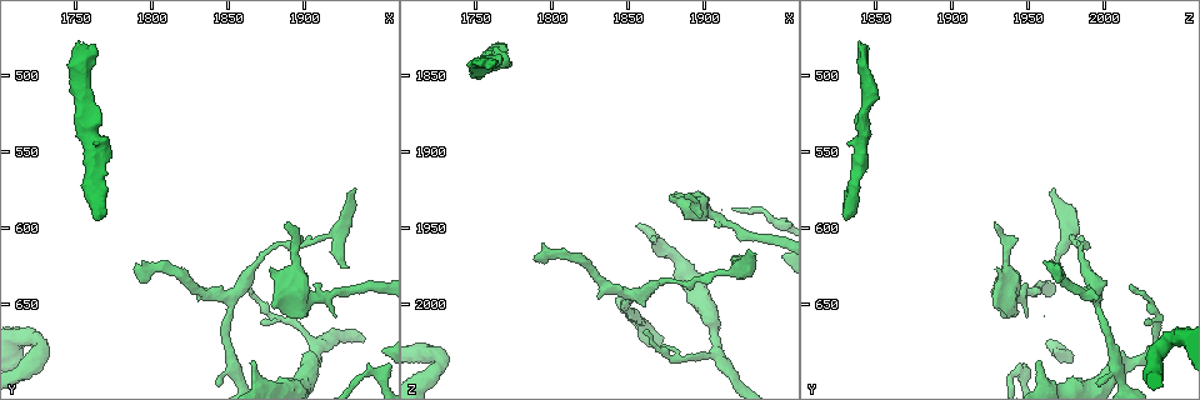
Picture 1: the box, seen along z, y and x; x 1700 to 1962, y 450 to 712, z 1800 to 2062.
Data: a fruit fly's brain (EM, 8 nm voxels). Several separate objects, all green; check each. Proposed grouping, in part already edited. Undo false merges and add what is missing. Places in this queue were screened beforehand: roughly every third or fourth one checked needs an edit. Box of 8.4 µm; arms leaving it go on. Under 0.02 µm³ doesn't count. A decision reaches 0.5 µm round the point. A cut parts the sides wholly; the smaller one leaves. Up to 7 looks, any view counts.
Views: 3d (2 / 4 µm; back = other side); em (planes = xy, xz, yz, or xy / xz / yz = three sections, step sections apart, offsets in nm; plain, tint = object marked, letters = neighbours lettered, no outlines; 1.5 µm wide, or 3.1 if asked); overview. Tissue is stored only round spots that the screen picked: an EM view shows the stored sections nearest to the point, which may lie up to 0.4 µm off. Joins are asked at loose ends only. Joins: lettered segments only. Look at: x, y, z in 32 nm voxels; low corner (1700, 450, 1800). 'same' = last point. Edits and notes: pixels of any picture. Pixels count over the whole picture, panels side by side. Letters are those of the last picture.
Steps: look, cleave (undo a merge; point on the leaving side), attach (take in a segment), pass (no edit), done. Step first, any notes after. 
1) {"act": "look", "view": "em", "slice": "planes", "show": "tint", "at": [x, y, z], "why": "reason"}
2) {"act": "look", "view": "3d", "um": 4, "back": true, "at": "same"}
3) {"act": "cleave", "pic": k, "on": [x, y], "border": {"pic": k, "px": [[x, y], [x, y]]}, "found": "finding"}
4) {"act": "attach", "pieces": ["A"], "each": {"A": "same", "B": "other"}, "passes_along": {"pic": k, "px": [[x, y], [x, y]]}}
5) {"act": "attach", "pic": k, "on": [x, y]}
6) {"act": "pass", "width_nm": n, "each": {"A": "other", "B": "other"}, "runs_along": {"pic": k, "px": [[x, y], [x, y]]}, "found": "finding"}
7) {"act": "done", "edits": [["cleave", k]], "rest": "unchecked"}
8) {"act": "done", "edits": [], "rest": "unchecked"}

{"act": "look", "view": "3d", "um": 2, "at": [1764, 594, 1832], "why": "an open end"}

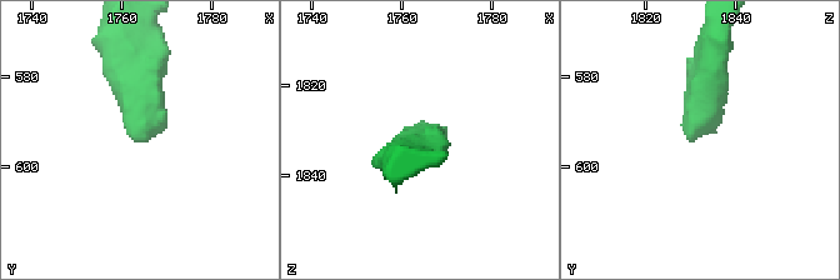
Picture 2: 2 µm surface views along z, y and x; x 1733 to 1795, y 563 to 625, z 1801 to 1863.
{"act": "look", "view": "em", "slice": "planes", "show": "tint", "at": [1765, 595, 1831]}

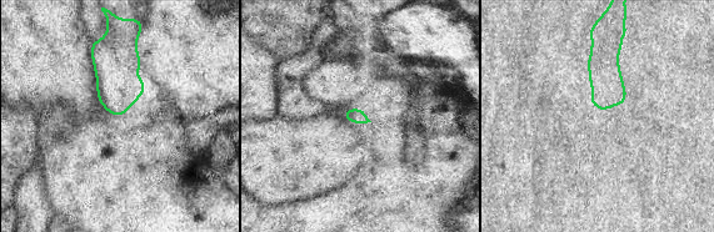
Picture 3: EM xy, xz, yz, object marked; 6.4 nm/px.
{"act": "look", "view": "em", "slice": "planes", "show": "letters", "at": "same"}

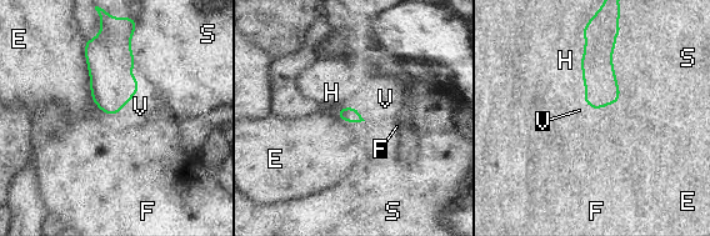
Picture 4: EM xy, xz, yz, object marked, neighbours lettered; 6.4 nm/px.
{"act": "attach", "pieces": ["V"], "longest_contact_nm": ["E", 500], "each": {"E": "other", "F": "other", "H": "other", "S": "other", "V": "same"}, "found": "it goes on there"}

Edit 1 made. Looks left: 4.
{"act": "look", "view": "3d", "um": 2, "at": [1866, 686, 1960], "why": "branch stops here"}

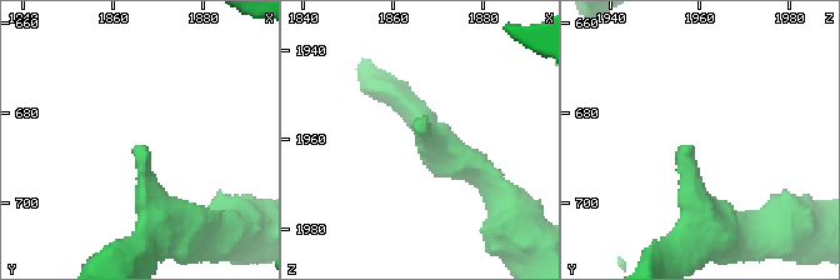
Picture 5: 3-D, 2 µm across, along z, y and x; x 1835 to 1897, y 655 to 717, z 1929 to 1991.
{"act": "look", "view": "em", "slice": "planes", "show": "letters", "at": [1866, 688, 1959]}

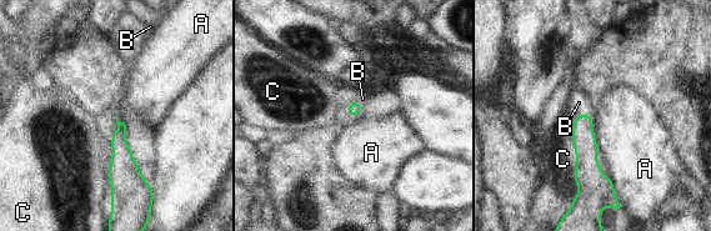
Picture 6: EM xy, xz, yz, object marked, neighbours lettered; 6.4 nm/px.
{"act": "attach", "pieces": ["B"], "each": {"A": "other", "B": "same", "C": "other"}, "found": "it goes on there"}

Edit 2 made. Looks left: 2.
{"act": "look", "view": "em", "slice": "yz", "step": 4, "show": "tint", "at": [1728, 678, 2036], "why": "sharp bend"}

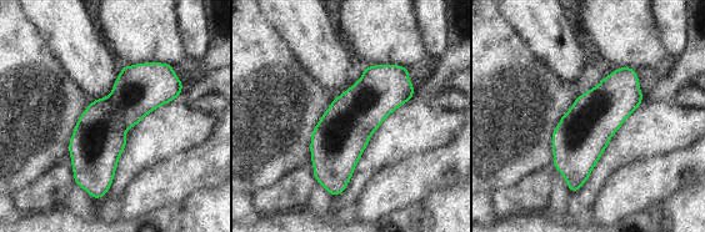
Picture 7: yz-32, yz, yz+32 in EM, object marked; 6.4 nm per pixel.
{"act": "look", "view": "em", "slice": "yz", "step": 4, "show": "letters", "at": "same"}

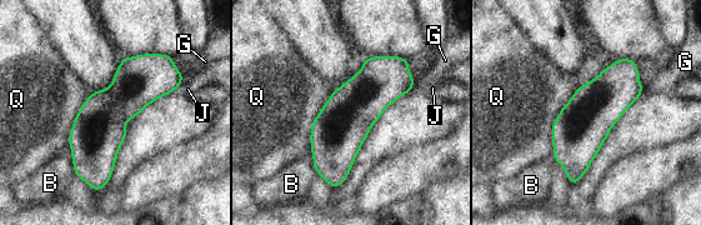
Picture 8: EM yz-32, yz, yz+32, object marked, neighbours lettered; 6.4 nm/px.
{"act": "pass", "each": {"B": "other", "G": "other", "J": "other", "Q": "other"}, "border": {"pic": 8, "px": [[579, 88], [552, 124], [551, 155]]}, "found": "continuous, no second neuron"}

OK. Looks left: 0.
{"act": "done", "edits": [["attach", 4], ["attach", 6]], "rest": "unchecked"}

